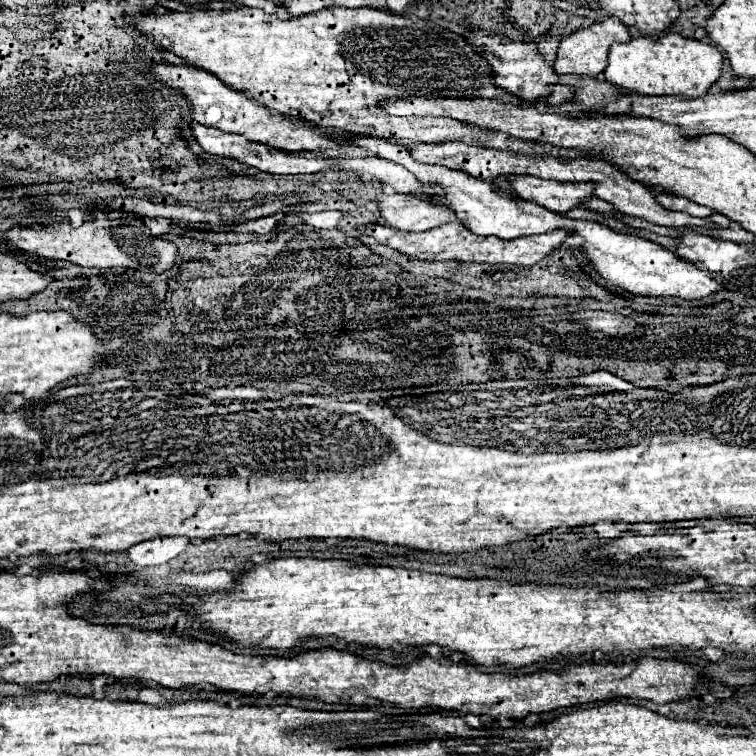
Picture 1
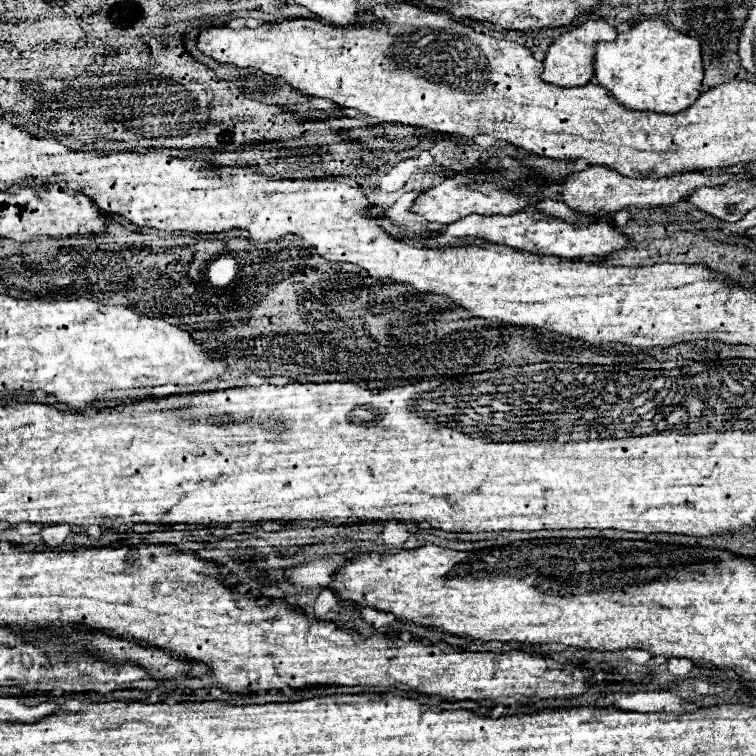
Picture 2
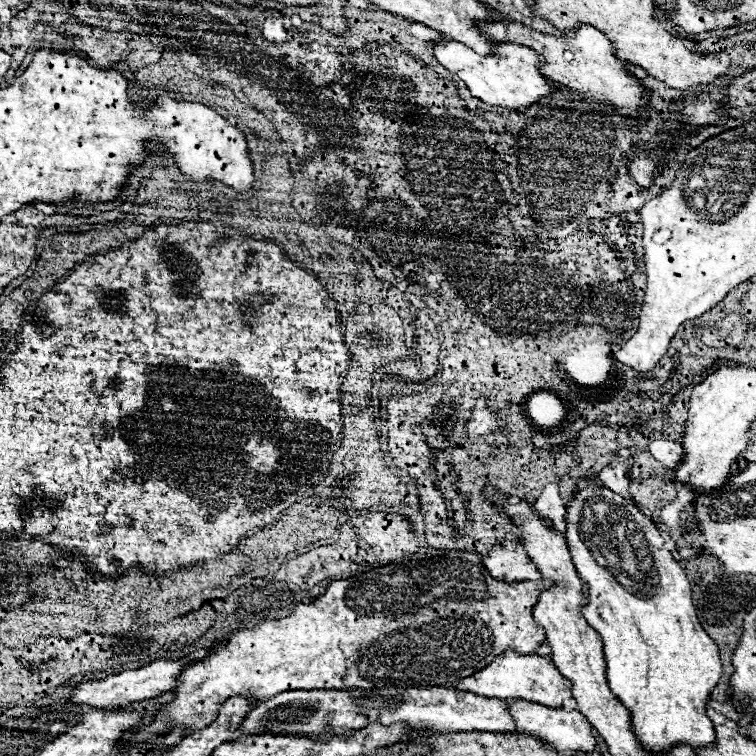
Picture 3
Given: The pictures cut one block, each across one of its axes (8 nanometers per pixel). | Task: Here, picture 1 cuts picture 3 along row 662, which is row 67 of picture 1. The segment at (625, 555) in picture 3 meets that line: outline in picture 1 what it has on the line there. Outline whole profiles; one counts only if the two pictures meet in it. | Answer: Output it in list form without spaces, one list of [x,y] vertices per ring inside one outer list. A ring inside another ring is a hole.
[[[668,32],[664,36],[640,36],[626,44],[612,44],[608,54],[608,66],[604,76],[614,86],[626,88],[634,94],[668,94],[698,98],[718,80],[722,70],[722,54],[716,46],[704,44],[694,38],[682,38],[680,34]]]

